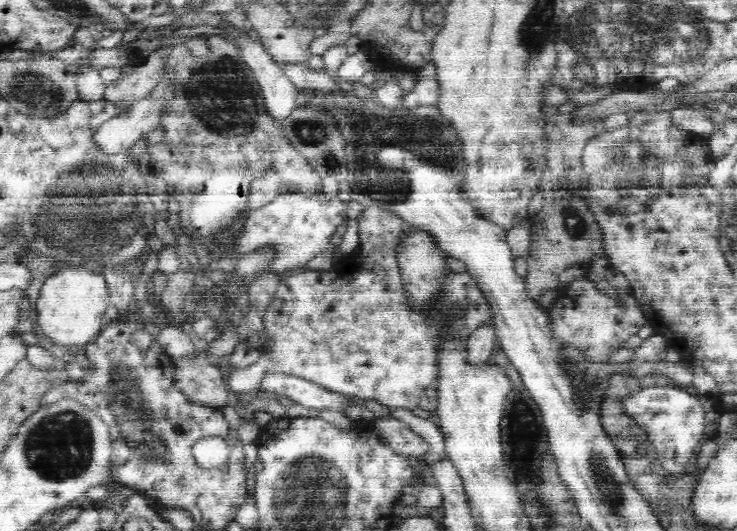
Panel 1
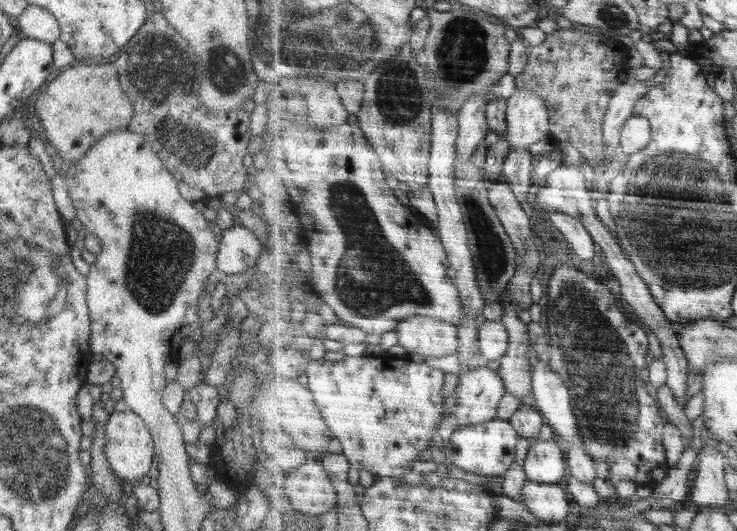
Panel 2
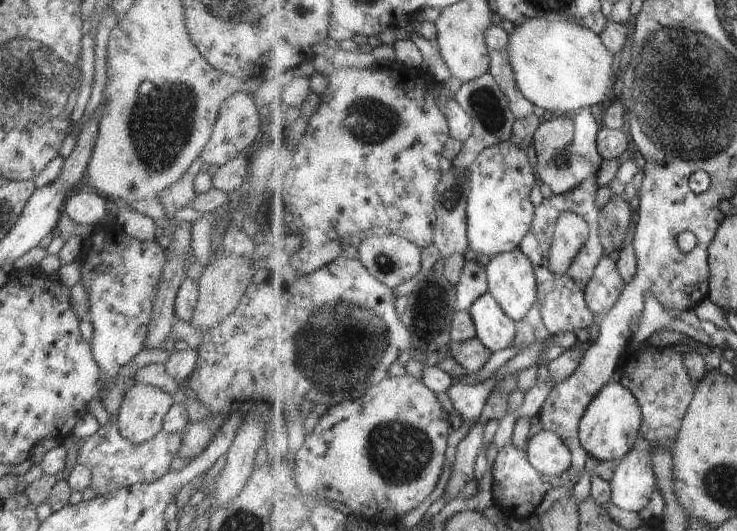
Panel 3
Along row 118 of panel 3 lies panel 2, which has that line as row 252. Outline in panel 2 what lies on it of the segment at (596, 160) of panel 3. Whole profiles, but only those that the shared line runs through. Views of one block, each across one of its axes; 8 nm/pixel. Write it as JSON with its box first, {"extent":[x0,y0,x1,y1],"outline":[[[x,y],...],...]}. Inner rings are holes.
{"extent":[548,211,601,268],"outline":[[[554,211],[548,214],[548,218],[572,245],[574,254],[581,257],[585,263],[593,268],[601,264],[601,261],[596,258],[596,242],[581,220],[574,216]]]}

